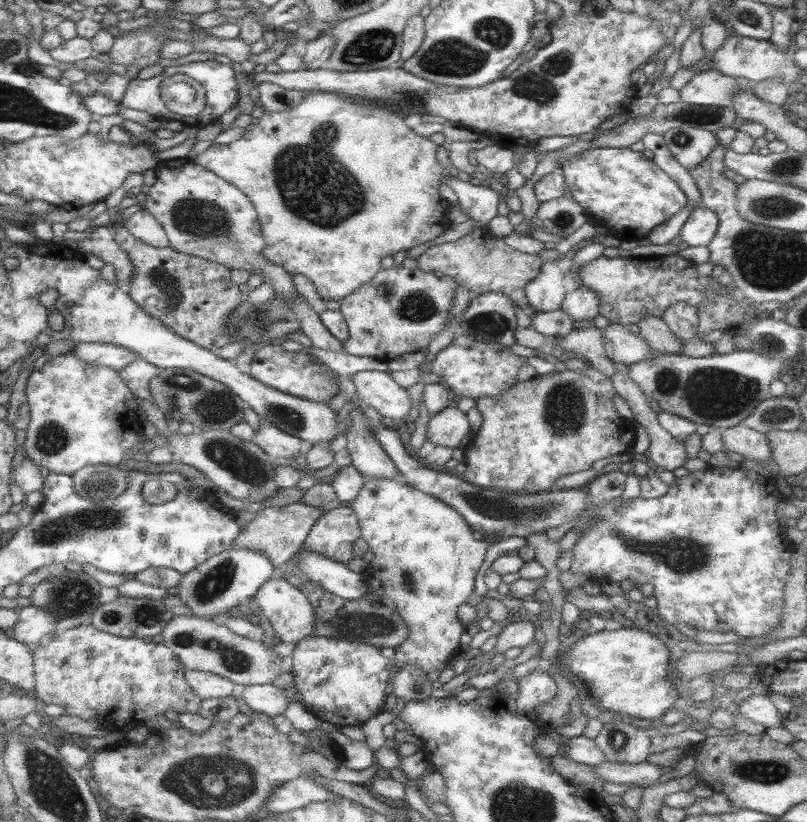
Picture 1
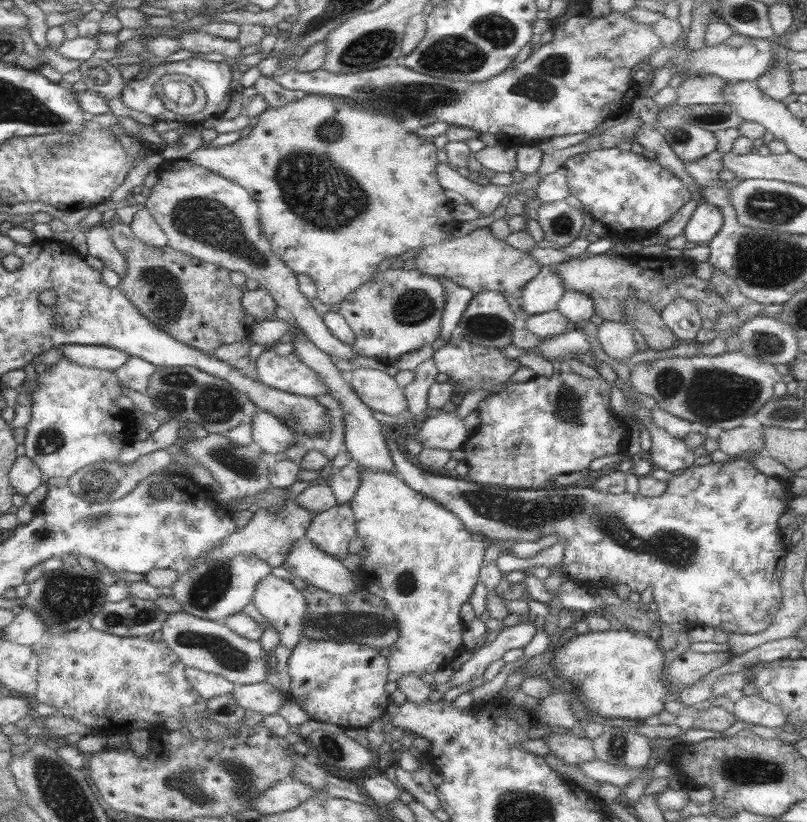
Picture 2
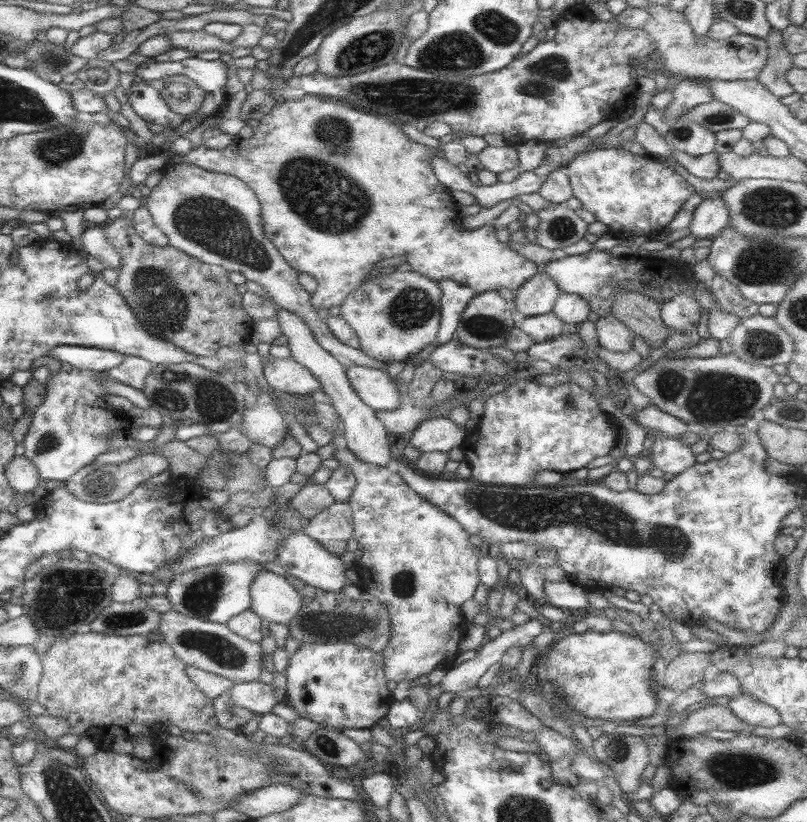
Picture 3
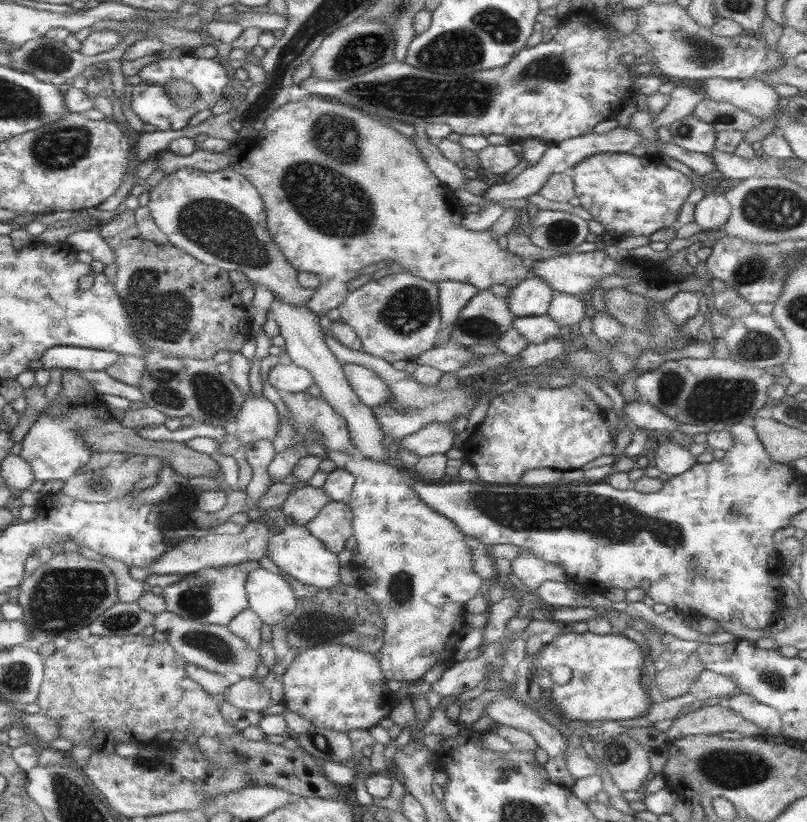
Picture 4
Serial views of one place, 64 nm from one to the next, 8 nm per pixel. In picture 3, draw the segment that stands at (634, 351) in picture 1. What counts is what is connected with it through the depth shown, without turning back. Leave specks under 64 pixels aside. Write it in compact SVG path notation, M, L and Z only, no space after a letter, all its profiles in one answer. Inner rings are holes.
M615 316L599 318L595 322L595 336L601 348L611 350L611 352L627 352L631 350L631 330L619 322Z

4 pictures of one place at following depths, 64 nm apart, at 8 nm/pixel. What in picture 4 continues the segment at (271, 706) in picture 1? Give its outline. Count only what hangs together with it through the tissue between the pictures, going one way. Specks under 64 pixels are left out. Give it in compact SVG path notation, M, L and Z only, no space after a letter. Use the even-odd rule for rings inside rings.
M243 678L223 690L223 700L239 710L261 714L269 704L269 692L261 686L261 682L257 682L257 678Z

